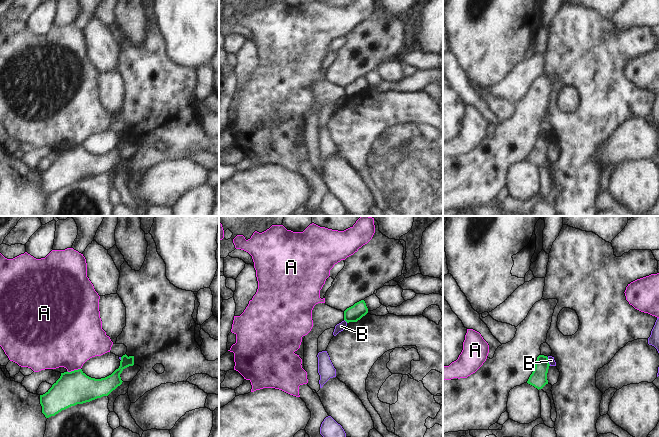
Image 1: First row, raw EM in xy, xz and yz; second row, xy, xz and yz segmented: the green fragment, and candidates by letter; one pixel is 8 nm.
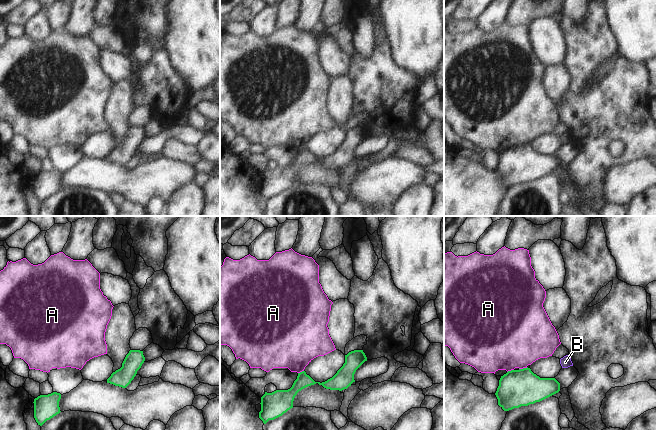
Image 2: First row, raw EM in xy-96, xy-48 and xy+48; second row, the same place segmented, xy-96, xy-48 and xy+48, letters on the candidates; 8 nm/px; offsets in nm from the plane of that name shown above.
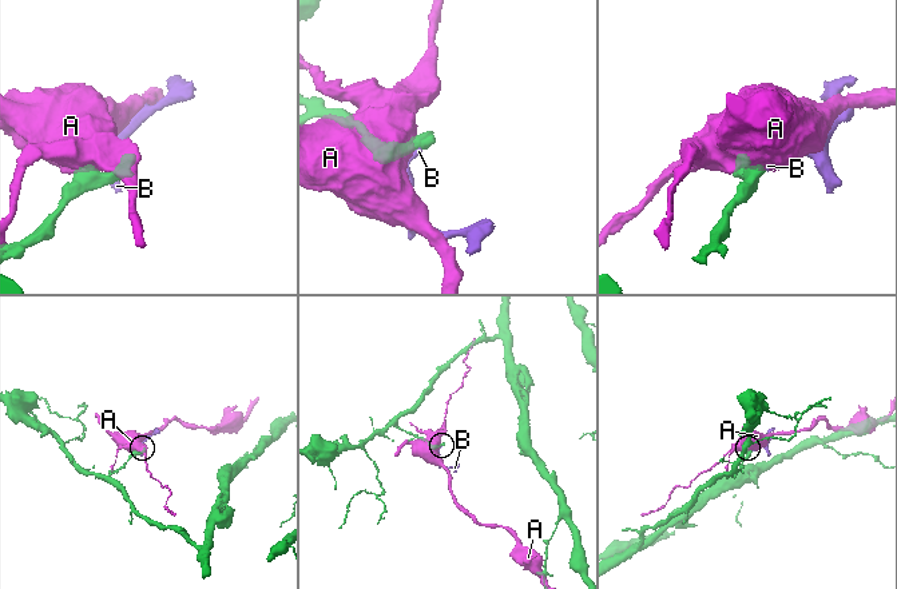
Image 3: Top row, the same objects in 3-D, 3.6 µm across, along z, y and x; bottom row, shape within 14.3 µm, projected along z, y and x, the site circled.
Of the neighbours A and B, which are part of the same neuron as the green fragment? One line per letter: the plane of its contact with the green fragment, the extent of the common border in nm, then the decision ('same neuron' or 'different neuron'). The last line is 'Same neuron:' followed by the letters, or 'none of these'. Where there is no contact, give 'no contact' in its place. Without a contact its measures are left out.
A: xy | 110 nm | different neuron
B: yz | 80 nm | different neuron
Same neuron: none of these

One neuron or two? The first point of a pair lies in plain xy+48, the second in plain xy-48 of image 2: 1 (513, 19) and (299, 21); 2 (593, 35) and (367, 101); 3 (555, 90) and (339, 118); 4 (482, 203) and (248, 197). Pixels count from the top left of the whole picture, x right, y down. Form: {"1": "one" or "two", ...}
{"1": "two", "2": "one", "3": "one", "4": "one"}

